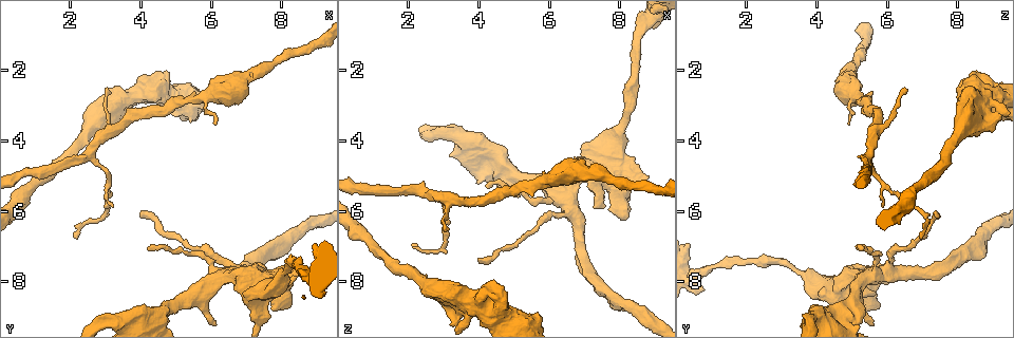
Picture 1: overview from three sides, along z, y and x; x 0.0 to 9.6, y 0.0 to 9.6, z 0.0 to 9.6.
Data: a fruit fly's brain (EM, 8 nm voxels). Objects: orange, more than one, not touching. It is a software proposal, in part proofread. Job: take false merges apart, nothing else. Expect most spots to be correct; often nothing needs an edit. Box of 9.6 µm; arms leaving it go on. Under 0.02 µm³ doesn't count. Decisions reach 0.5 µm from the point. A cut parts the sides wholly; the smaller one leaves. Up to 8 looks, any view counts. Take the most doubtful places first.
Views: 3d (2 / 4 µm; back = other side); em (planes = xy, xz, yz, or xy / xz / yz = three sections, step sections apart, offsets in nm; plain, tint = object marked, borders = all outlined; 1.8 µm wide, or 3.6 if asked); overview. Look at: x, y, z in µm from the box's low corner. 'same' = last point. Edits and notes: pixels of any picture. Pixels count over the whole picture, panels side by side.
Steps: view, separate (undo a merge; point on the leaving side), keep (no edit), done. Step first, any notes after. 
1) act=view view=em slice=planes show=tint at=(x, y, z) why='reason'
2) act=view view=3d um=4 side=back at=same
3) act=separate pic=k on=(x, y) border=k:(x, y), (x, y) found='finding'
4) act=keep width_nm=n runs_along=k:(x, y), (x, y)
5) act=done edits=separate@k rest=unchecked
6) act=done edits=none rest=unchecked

act=view view=em um=3.6 slice=yz step=4 show=tint at=(4.45, 9.05, 4.40) why='sudden change in width'

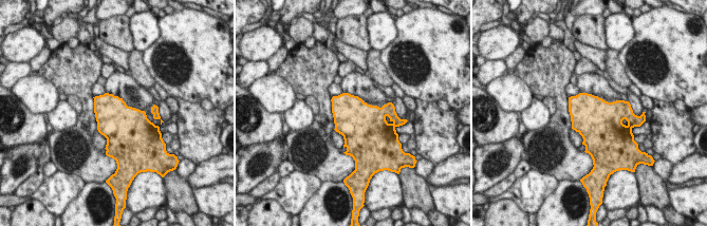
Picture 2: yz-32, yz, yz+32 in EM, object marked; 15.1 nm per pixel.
act=view view=em um=3.6 slice=planes show=borders at=same

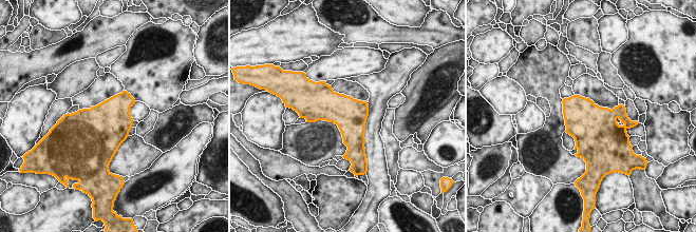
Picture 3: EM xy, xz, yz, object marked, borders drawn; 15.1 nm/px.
act=keep found='one cell here'

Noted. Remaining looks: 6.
act=view view=em slice=planes show=borders at=(3.05, 5.45, 6.20) why='thin neck'

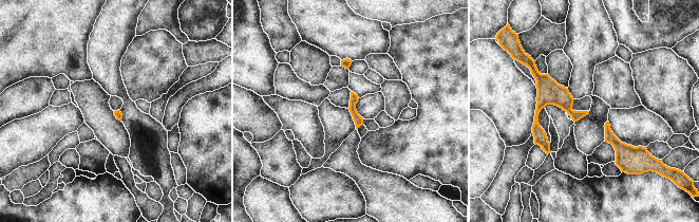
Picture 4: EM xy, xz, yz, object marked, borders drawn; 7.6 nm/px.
act=keep runs_along=4:(536, 75), (536, 130), (547, 149) found='all the same cell'

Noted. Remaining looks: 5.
act=view view=em um=3.6 slice=planes show=tint at=(7.20, 7.70, 5.05) why='sudden change in width'

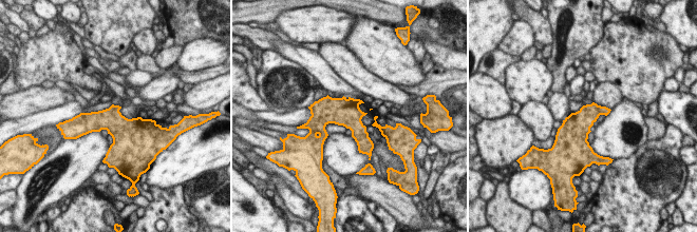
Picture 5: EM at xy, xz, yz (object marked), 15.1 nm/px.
act=keep width_nm=360 found='one cell here'

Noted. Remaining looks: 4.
act=done edits=none rest=unchecked

